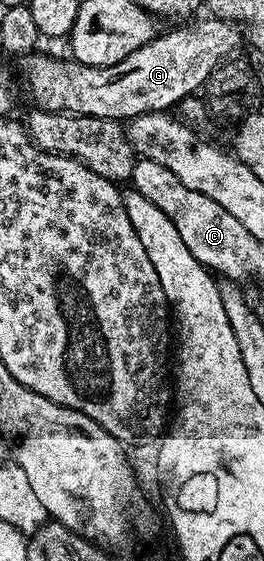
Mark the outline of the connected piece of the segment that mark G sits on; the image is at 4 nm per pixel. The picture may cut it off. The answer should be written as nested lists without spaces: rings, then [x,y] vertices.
[[[206,18],[176,26],[179,28],[168,35],[156,34],[124,60],[104,67],[81,64],[67,57],[58,59],[55,55],[25,55],[18,60],[17,79],[41,111],[70,112],[118,121],[130,121],[152,111],[167,113],[178,108],[183,100],[192,98],[198,92],[195,90],[198,87],[200,90],[211,74],[238,52],[235,50],[239,42],[244,42],[244,32],[230,19]]]

